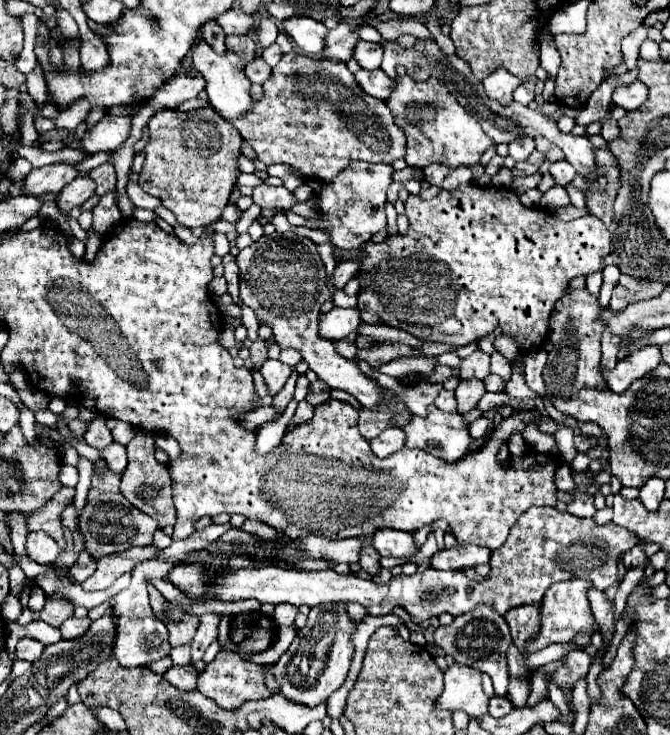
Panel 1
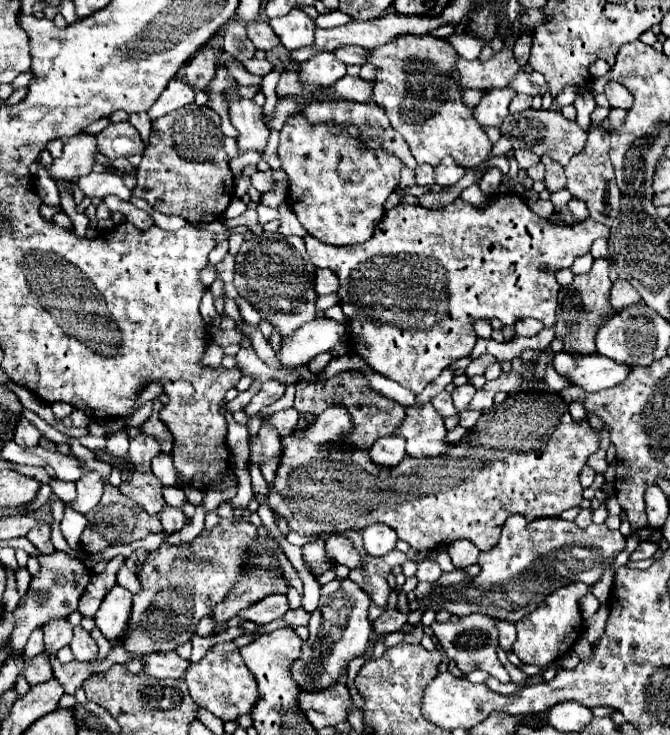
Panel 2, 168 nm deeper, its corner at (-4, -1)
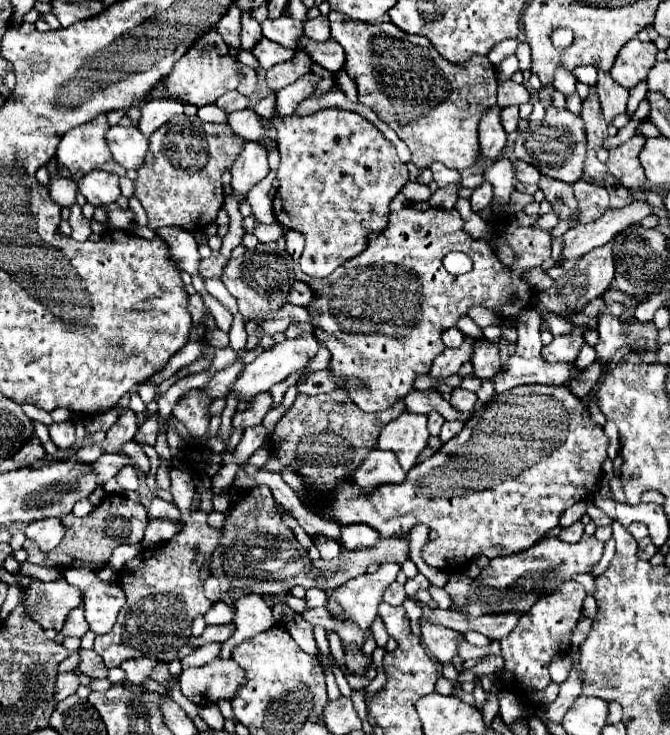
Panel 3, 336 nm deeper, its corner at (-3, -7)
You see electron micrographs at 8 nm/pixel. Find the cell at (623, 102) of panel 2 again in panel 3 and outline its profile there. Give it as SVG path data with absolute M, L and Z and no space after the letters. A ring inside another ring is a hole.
M599 72L599 82L595 88L597 88L597 96L601 100L603 116L607 122L611 122L617 114L625 114L629 92L617 82L613 82L613 78L607 72Z

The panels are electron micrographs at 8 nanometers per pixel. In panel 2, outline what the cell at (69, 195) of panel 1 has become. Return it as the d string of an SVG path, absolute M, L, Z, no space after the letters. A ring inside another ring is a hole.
M90 172L88 176L80 176L78 186L82 188L84 196L100 198L100 200L104 200L110 194L114 194L122 200L130 200L130 196L132 196L132 190L124 186L124 182L118 174L112 174L112 172L102 172L102 174Z

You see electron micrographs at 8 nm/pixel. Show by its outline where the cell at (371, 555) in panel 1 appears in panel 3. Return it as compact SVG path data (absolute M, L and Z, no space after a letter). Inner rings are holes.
M317 534L315 536L315 546L319 548L323 560L333 560L333 558L337 558L341 554L337 540L333 540L329 536L323 536L323 534Z

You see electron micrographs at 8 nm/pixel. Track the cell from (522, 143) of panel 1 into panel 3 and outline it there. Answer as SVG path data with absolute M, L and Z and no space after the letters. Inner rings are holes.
M517 162L515 164L515 176L523 184L537 184L539 170L535 170L535 166L531 166L529 162Z

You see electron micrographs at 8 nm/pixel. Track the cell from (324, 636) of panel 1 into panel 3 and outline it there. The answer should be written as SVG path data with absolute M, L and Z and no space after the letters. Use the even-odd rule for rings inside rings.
M385 562L375 574L361 574L345 582L329 596L327 610L333 618L353 620L361 630L367 630L377 616L385 588L395 580L399 570L397 562Z

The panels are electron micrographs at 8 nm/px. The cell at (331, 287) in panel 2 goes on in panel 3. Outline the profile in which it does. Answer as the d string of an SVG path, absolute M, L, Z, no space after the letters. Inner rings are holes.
M295 282L289 290L289 296L287 296L287 302L289 304L299 304L299 306L309 306L311 304L311 298L315 298L311 286L307 286L305 282Z

